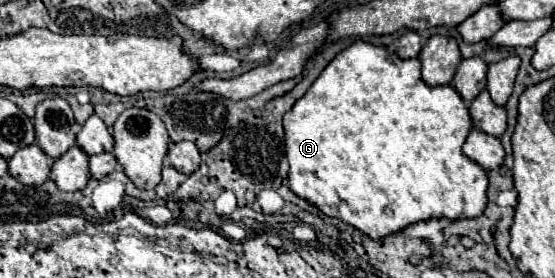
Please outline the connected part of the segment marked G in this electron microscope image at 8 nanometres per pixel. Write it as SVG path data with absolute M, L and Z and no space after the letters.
M355 41L351 47L341 51L315 79L315 83L309 87L309 91L293 105L291 111L283 115L283 129L285 129L285 155L289 161L289 189L303 197L305 201L313 203L321 213L335 217L357 231L365 233L371 239L381 239L391 233L401 231L407 225L429 221L429 219L471 219L479 217L485 211L487 205L487 171L483 171L475 161L471 161L467 155L463 155L461 145L467 139L467 133L471 131L471 117L465 101L459 97L459 93L449 85L437 85L429 87L421 79L421 63L419 59L399 59L395 53L389 53L385 47L375 47L365 41Z

